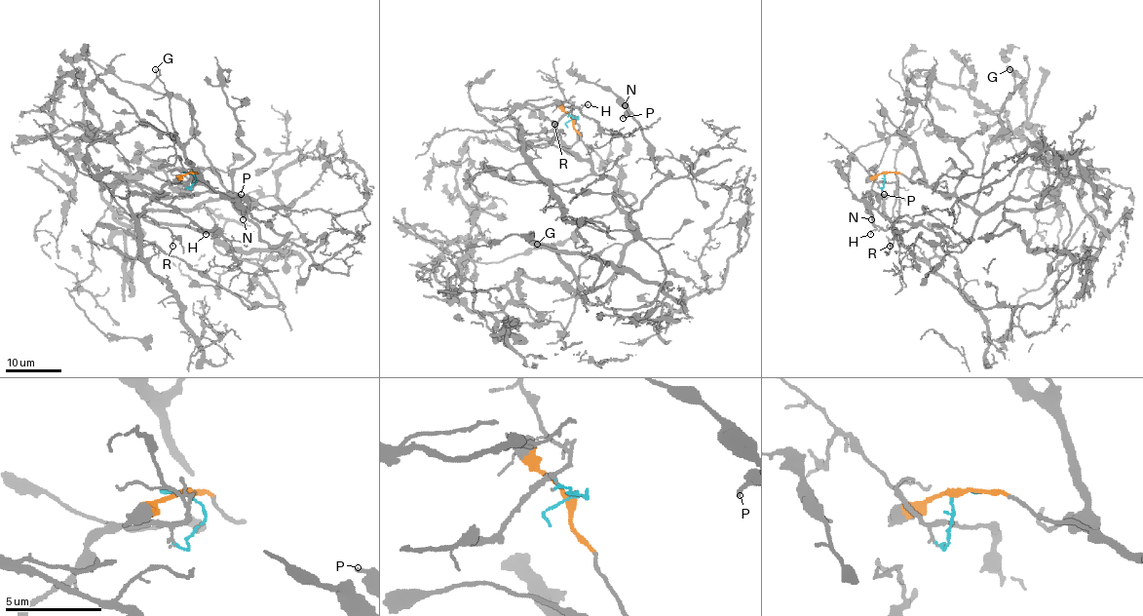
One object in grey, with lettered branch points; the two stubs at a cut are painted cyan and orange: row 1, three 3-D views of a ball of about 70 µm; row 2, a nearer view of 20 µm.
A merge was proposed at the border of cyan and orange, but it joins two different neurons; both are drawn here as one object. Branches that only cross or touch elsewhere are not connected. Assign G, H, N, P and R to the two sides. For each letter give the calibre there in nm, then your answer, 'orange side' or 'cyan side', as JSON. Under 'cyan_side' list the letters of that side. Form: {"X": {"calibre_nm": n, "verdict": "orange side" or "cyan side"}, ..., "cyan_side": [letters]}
{"G": {"calibre_nm": 120, "verdict": "orange side"}, "H": {"calibre_nm": 120, "verdict": "cyan side"}, "N": {"calibre_nm": 180, "verdict": "orange side"}, "P": {"calibre_nm": 200, "verdict": "orange side"}, "R": {"calibre_nm": 130, "verdict": "cyan side"}, "cyan_side": ["H", "R"]}

